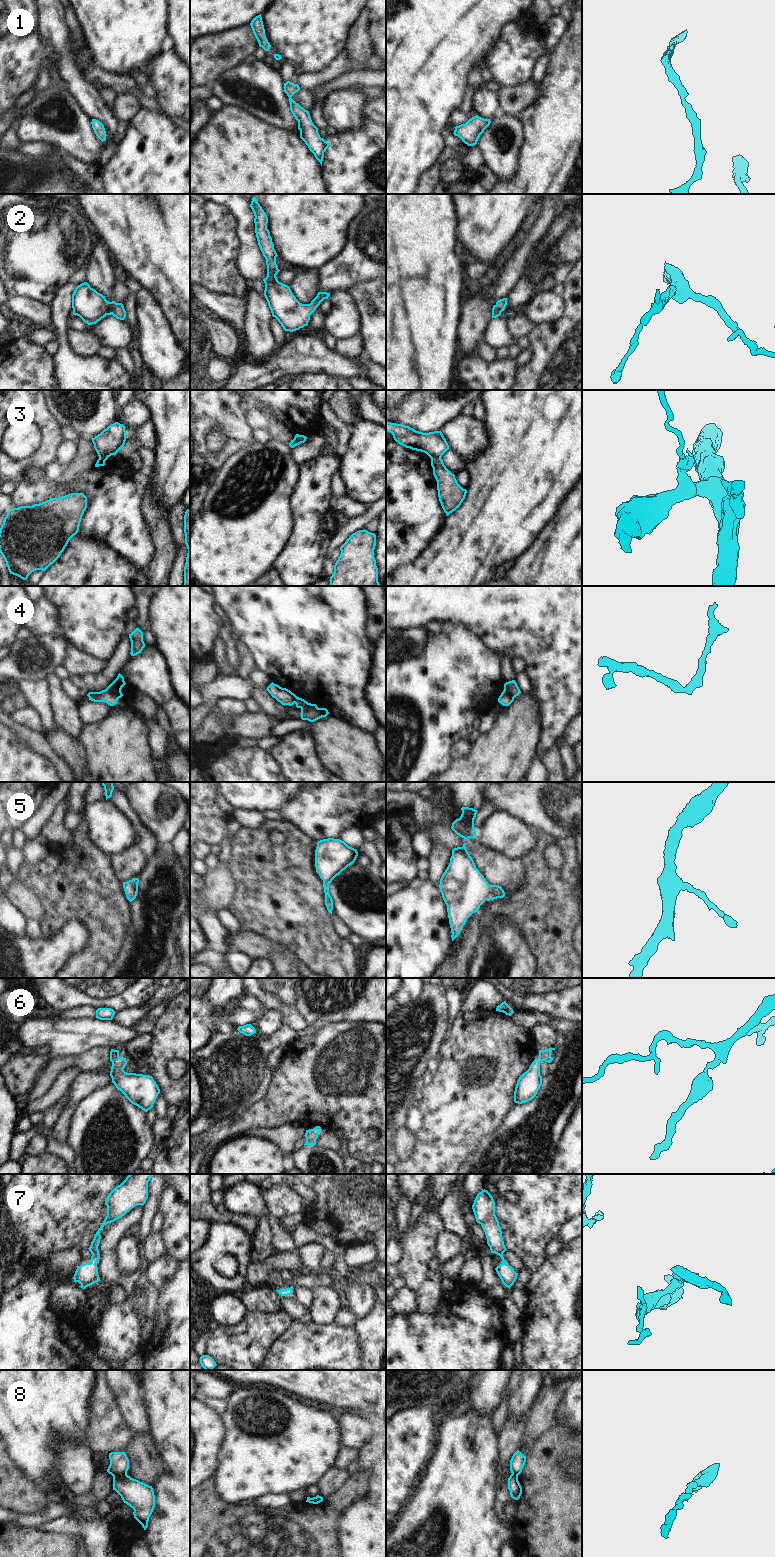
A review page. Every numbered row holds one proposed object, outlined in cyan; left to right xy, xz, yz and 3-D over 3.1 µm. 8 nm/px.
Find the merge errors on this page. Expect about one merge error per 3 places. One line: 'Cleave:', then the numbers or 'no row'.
Cleave: 3, 4, 8

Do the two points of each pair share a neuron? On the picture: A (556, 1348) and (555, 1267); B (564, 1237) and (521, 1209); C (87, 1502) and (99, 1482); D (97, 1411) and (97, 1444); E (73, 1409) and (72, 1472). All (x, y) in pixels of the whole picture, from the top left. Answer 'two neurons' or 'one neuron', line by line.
A: one neuron
B: two neurons
C: one neuron
D: one neuron
E: two neurons

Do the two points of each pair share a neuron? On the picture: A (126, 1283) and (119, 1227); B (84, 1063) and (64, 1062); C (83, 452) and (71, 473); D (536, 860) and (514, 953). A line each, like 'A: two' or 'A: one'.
A: one
B: one
C: one
D: two

